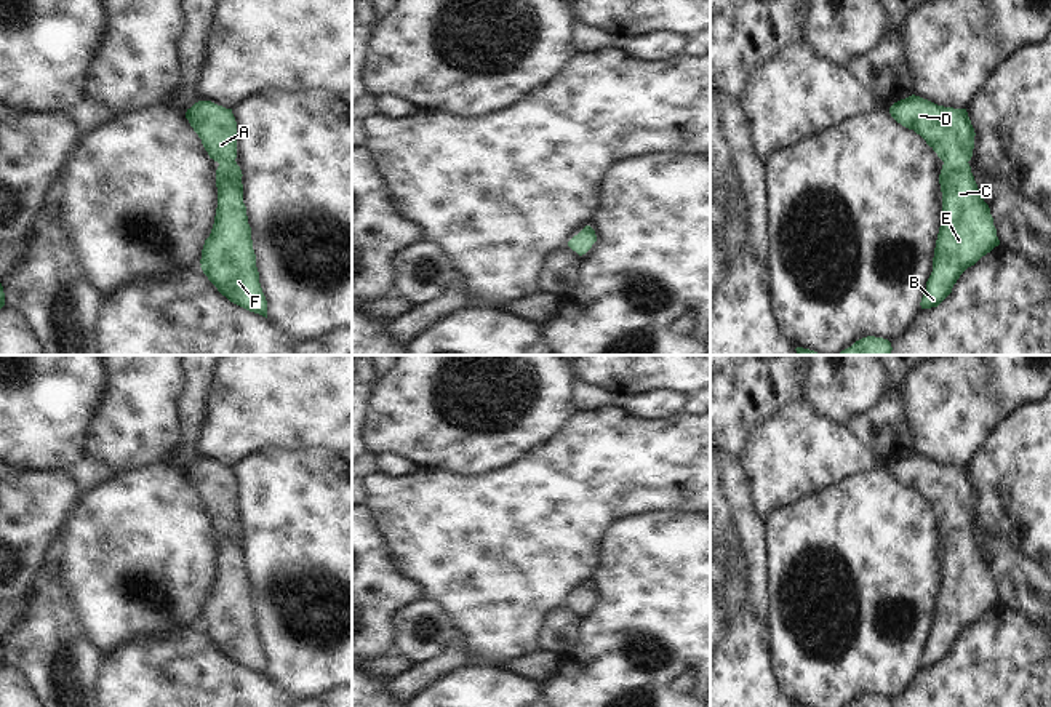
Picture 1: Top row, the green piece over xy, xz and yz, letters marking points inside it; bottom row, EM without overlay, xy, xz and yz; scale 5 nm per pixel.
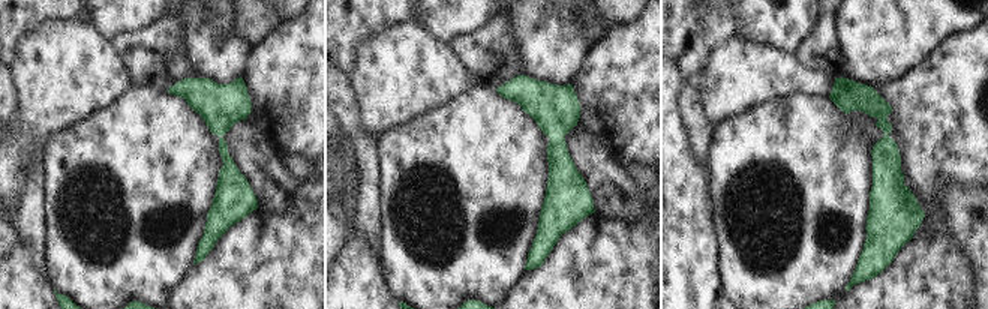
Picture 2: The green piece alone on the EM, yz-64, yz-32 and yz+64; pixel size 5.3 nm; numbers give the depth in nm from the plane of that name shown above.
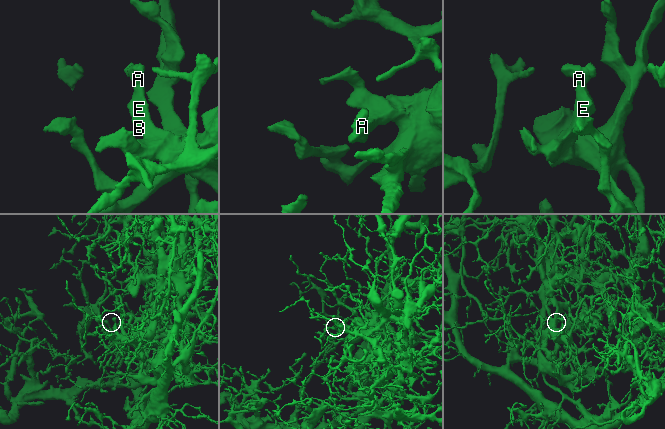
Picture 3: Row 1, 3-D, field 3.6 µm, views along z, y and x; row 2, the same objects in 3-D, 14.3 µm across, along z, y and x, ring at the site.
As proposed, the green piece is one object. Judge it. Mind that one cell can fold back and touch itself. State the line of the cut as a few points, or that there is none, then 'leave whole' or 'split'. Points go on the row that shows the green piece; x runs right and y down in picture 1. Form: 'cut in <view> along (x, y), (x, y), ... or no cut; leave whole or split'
no cut; leave whole

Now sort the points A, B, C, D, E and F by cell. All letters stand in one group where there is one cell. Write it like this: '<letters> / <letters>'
A B C D E F

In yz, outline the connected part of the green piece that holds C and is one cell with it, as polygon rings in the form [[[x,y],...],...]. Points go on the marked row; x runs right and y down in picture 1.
[[[909,96],[889,107],[891,117],[913,130],[944,162],[939,184],[942,221],[936,240],[933,272],[926,282],[921,309],[937,307],[960,275],[1000,245],[989,205],[979,194],[969,160],[974,128],[966,109],[937,106]]]

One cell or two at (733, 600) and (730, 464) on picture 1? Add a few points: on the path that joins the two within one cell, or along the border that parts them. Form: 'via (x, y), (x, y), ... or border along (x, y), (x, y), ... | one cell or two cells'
border along (727, 501), (739, 539), (739, 549), (744, 554) | two cells

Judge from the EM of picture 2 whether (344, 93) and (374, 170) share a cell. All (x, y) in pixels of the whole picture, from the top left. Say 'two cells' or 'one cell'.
one cell

